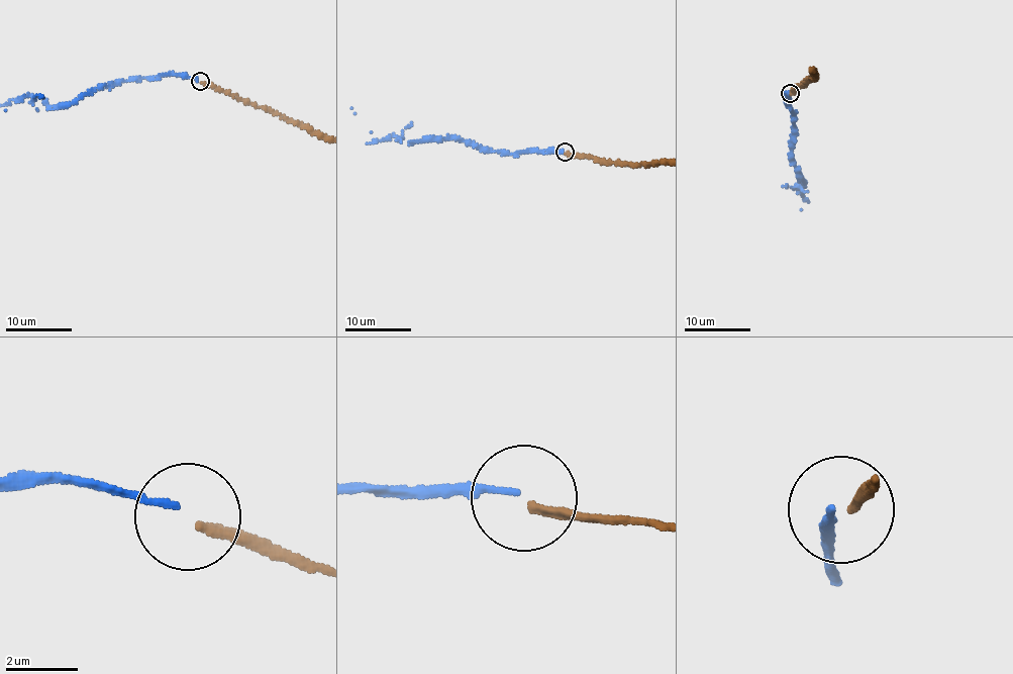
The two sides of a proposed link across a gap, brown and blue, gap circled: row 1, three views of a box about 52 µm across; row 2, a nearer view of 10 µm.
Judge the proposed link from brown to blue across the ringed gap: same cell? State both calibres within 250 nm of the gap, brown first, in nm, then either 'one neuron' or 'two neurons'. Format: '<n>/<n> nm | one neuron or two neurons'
240/150 nm | two neurons

